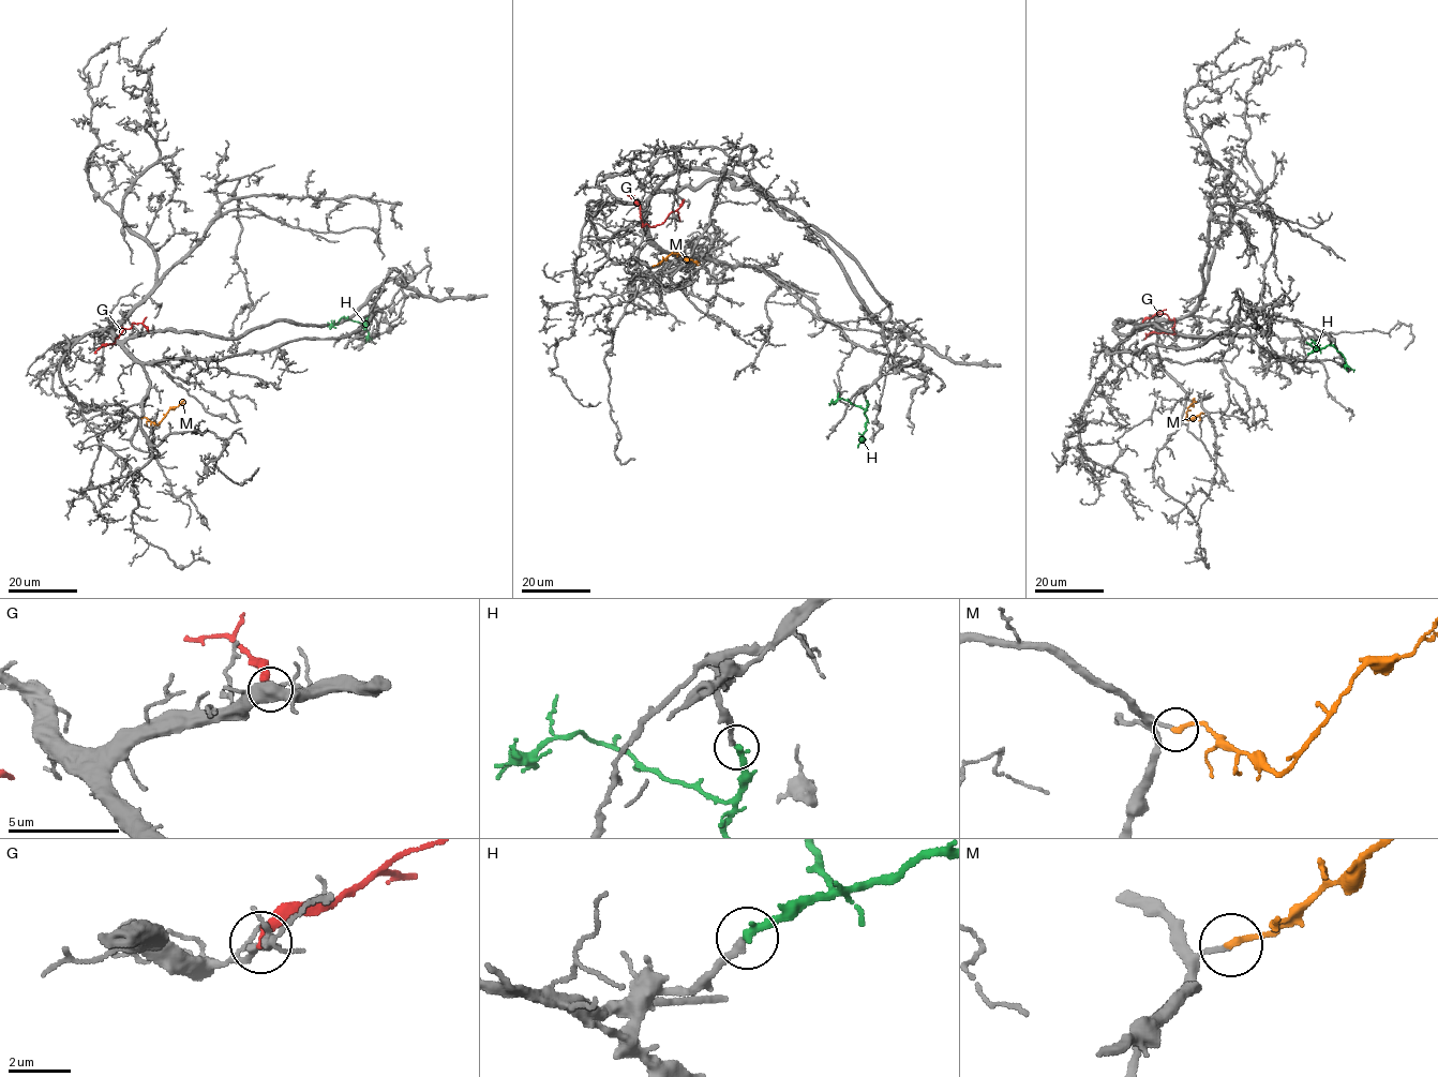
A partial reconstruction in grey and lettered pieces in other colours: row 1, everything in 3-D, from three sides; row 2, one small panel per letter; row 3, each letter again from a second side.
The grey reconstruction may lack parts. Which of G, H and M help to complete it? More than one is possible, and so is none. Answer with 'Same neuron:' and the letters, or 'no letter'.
Same neuron: H, M

